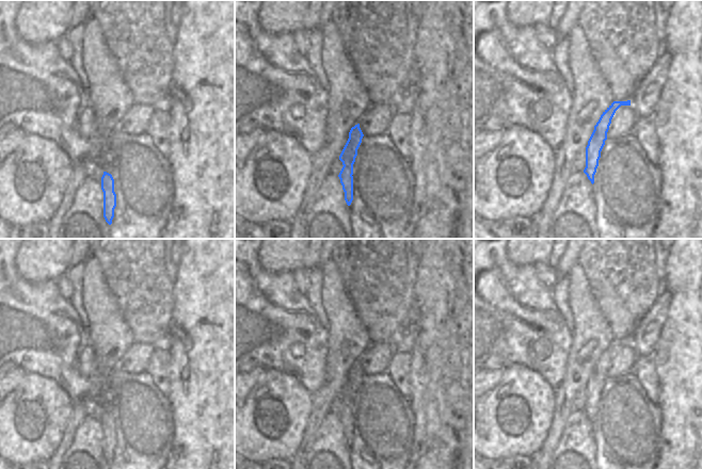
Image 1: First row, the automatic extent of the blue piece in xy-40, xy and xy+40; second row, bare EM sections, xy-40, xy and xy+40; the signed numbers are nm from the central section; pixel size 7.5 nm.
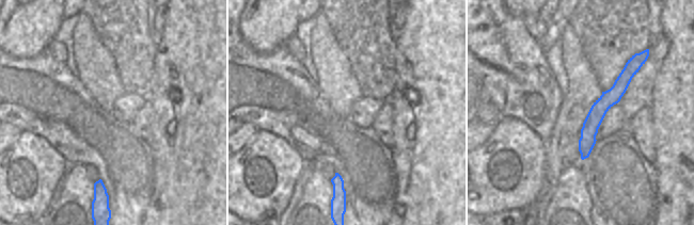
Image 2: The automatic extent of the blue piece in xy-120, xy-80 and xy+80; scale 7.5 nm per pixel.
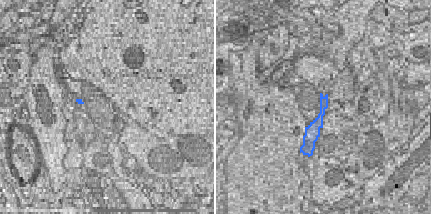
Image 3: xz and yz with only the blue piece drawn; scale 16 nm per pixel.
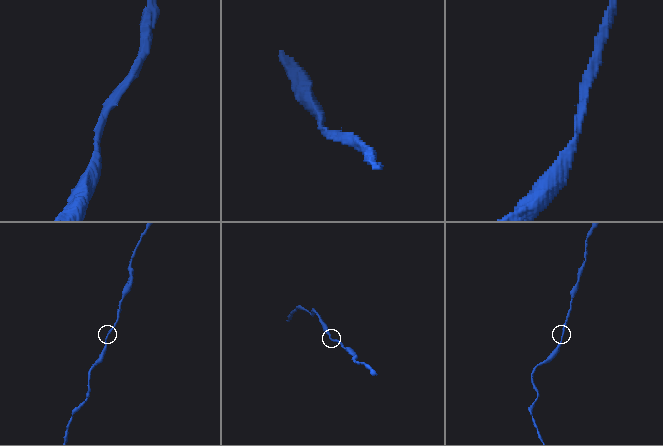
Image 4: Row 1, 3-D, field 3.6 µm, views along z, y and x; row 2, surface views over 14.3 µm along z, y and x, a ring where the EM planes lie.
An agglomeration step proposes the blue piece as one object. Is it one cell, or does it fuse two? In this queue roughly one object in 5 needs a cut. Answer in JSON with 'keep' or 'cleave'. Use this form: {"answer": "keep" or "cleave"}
{"answer": "keep"}

